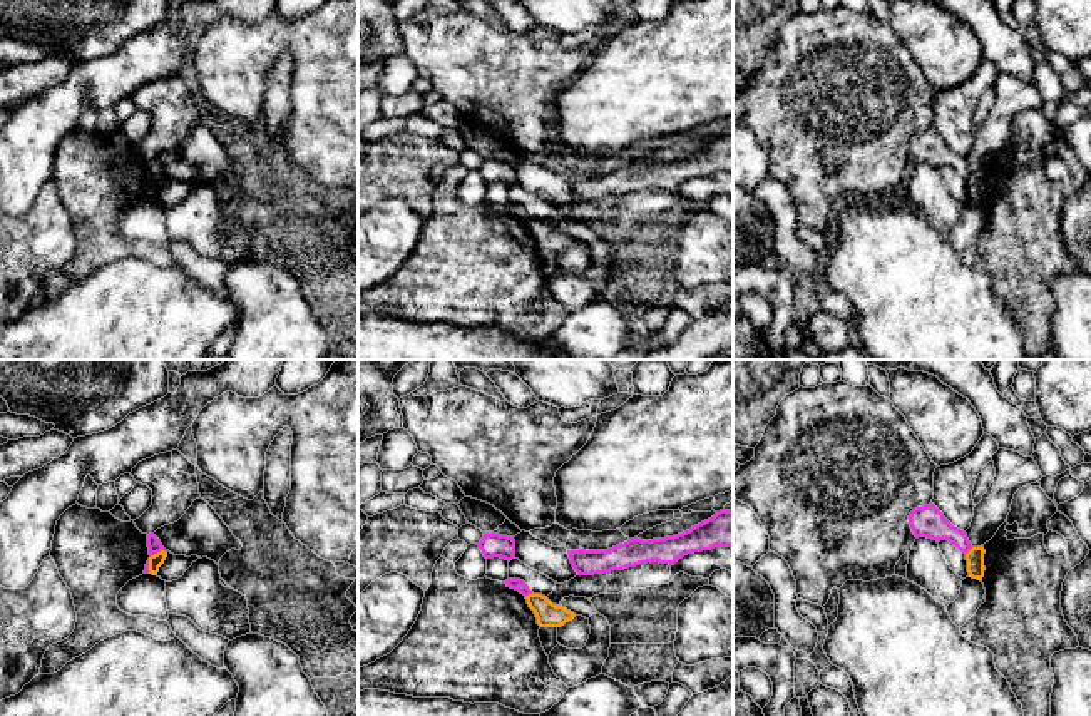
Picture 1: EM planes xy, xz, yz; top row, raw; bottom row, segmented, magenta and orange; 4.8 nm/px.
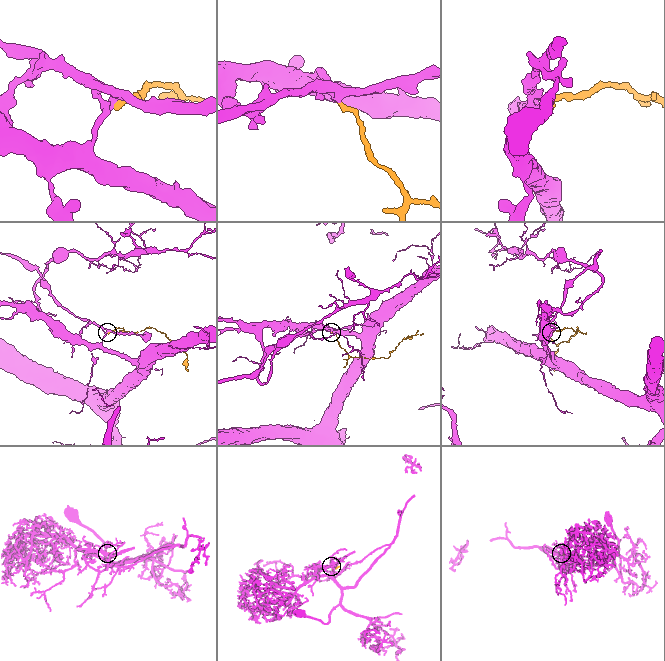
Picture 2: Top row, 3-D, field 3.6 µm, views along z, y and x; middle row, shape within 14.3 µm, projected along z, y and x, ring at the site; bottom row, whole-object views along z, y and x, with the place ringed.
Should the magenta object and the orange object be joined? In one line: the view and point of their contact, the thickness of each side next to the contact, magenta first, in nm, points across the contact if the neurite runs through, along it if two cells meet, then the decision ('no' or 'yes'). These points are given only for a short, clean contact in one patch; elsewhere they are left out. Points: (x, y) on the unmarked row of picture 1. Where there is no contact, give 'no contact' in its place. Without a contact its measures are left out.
xy (156, 178) | 70/70 nm | along xy (163, 174), (151, 181) | no

